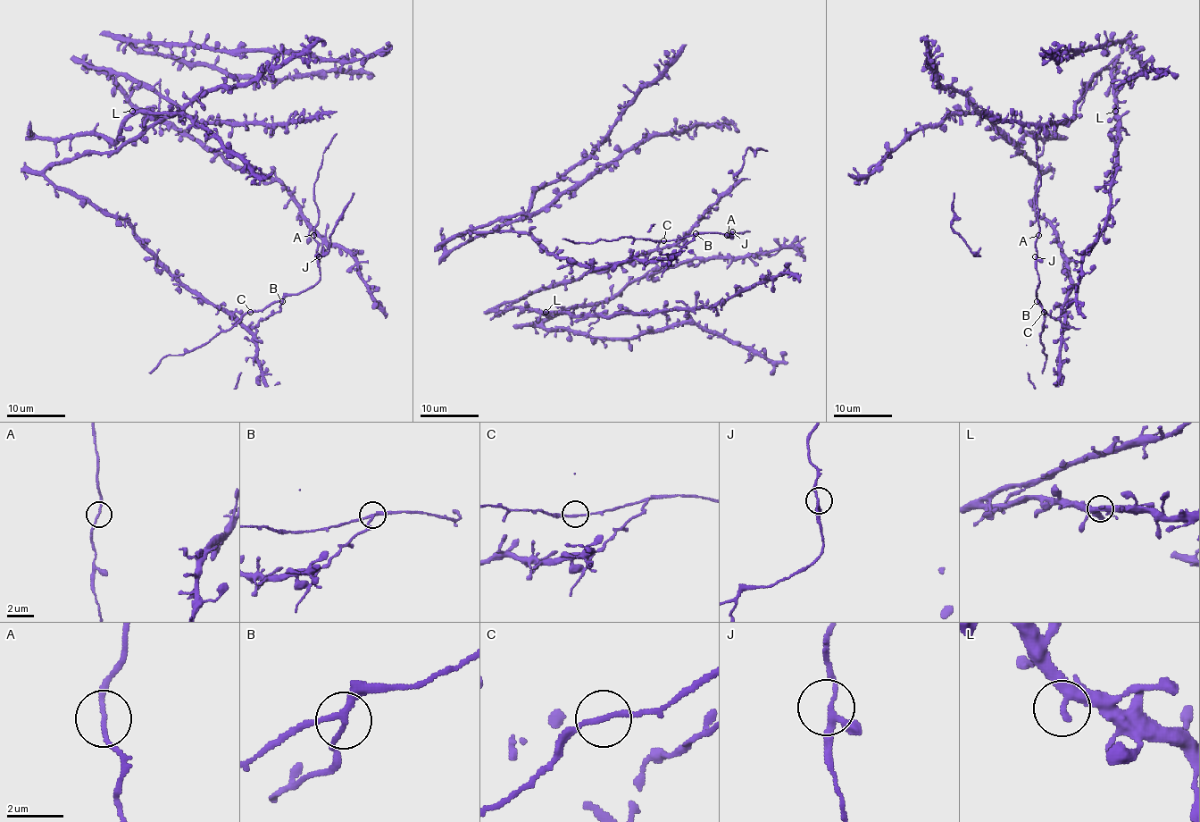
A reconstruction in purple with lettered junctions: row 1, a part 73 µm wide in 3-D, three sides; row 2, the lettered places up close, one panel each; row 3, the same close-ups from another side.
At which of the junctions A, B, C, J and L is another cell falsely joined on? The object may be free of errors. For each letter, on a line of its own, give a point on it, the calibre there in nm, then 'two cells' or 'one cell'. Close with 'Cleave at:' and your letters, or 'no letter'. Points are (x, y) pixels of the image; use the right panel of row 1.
A: place (1038, 235); calibre 150 nm; one cell
B: place (1037, 301); calibre 160 nm; two cells
C: place (1044, 312); calibre 180 nm; one cell
J: place (1035, 256); calibre 160 nm; one cell
L: place (1115, 111); calibre 240 nm; one cell
Cleave at: B

